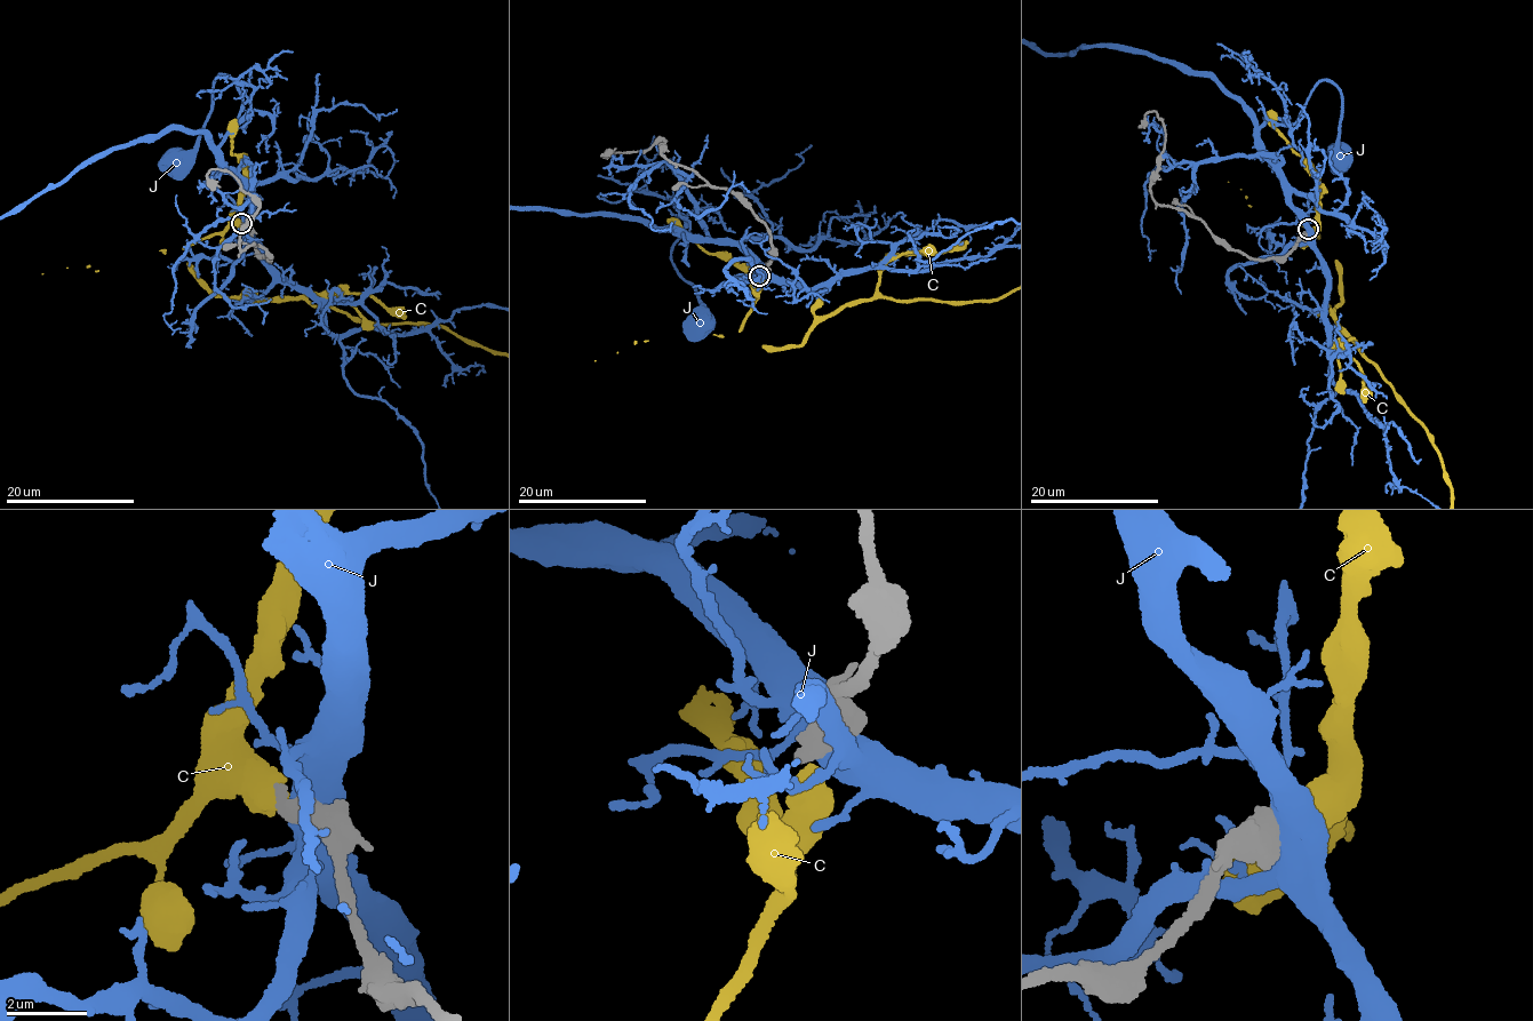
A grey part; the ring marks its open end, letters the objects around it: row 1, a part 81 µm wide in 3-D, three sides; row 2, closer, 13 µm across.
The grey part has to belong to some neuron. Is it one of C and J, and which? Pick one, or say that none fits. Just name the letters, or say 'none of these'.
none of these

